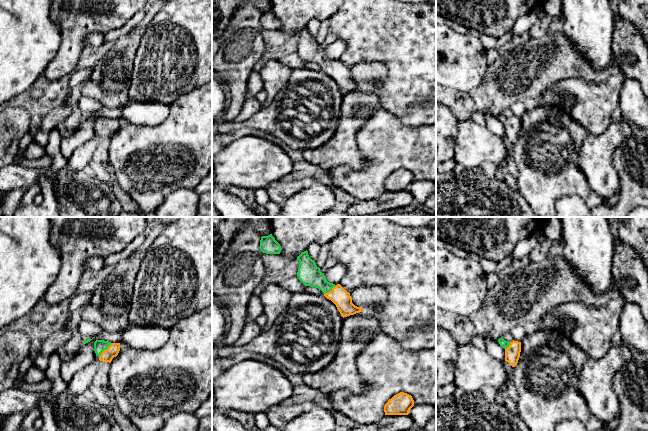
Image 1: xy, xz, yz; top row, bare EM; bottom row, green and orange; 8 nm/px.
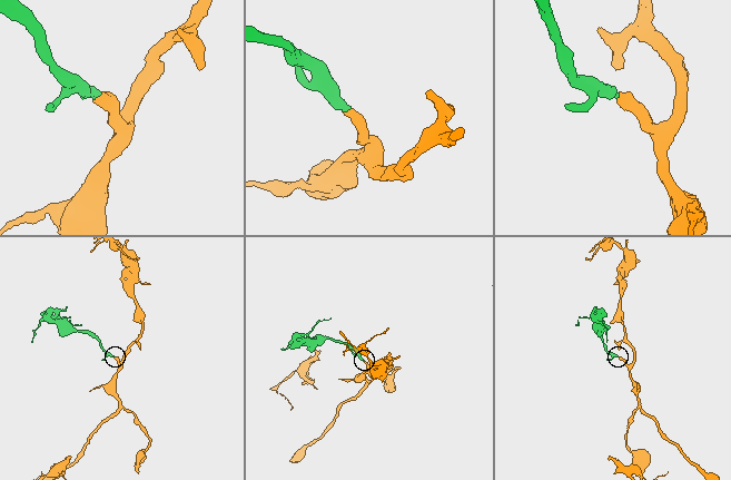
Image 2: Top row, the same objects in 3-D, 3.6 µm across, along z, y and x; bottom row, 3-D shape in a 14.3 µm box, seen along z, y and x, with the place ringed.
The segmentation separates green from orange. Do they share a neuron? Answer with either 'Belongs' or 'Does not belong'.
Belongs

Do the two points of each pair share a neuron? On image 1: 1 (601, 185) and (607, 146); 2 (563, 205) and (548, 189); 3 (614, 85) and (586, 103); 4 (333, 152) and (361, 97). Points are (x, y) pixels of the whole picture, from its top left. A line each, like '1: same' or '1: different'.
1: same
2: different
3: same
4: same

